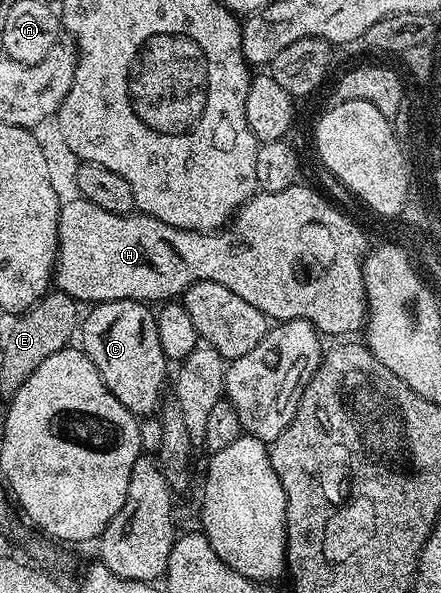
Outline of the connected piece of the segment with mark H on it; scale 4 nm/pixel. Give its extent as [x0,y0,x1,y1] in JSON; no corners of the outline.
[54,182,370,338]

